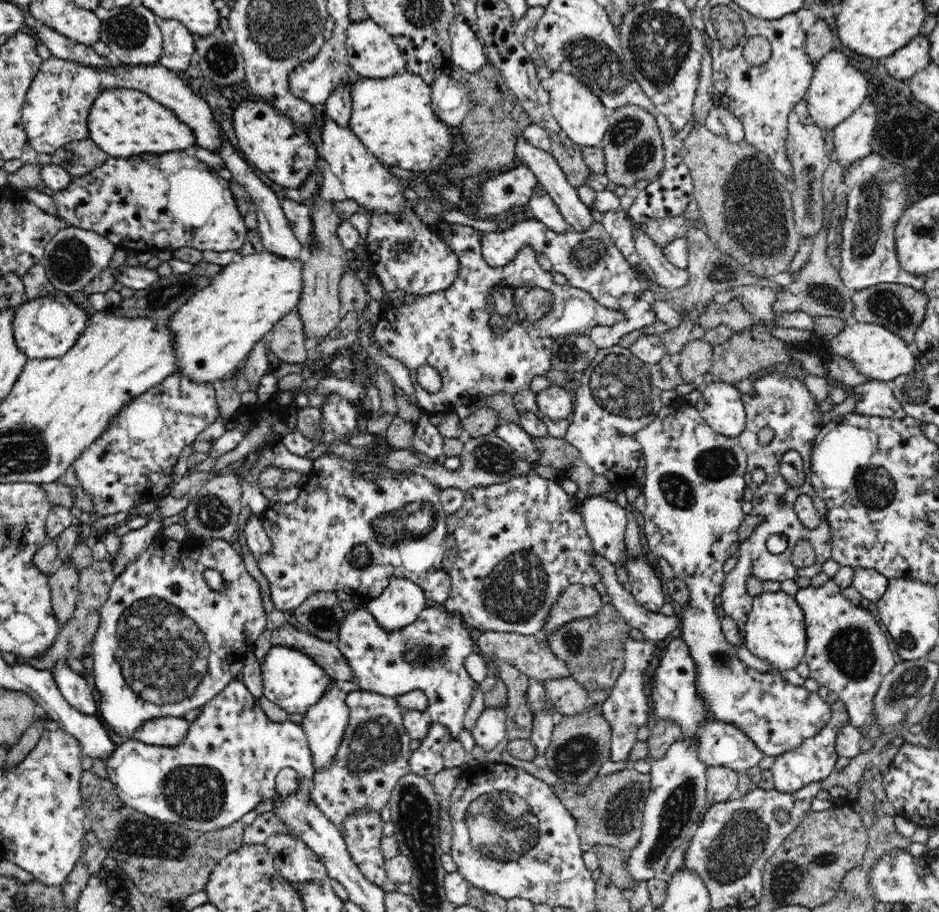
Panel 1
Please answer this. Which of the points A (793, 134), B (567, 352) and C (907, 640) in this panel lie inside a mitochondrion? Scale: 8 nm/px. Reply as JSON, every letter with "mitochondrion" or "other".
{"A":"other","B":"mitochondrion","C":"mitochondrion"}

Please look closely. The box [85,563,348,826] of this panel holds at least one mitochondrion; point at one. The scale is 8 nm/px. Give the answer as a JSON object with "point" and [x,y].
{"point":[163,653]}

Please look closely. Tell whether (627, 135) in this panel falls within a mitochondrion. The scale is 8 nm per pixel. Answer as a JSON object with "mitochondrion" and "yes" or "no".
{"mitochondrion":"yes"}

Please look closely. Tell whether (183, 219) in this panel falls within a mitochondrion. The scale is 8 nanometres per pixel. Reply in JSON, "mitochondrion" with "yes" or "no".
{"mitochondrion":"no"}

